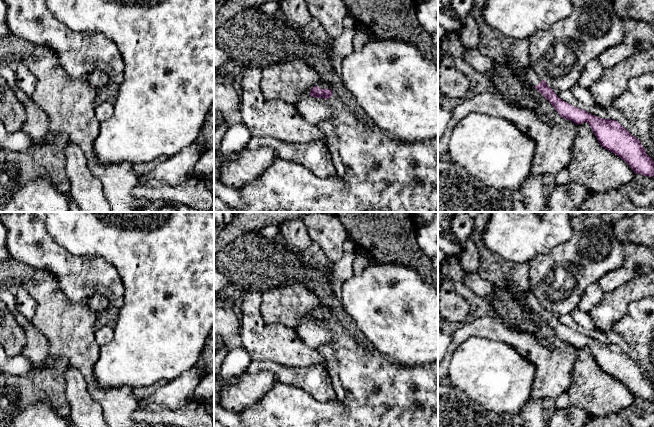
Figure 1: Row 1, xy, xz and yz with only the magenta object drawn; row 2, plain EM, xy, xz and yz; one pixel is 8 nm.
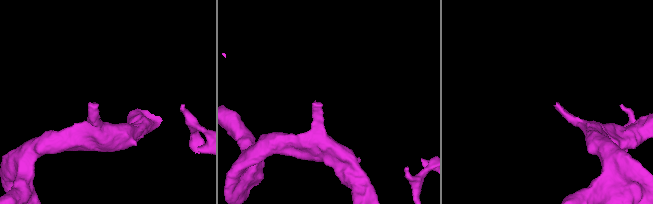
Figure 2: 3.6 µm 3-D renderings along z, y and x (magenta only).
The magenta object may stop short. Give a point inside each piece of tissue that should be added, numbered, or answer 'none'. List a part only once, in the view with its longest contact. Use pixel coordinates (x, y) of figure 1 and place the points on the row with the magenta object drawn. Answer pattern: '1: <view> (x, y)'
1: xz (321, 84)

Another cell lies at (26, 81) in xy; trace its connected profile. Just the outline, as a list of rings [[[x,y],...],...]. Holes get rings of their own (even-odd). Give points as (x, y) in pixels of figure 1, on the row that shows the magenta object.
[[[25,60],[18,63],[18,68],[15,72],[16,83],[19,89],[27,96],[31,97],[37,85],[36,76],[27,68]]]

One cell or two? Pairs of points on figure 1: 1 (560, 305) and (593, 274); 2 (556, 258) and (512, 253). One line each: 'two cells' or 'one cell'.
1: one cell
2: two cells

